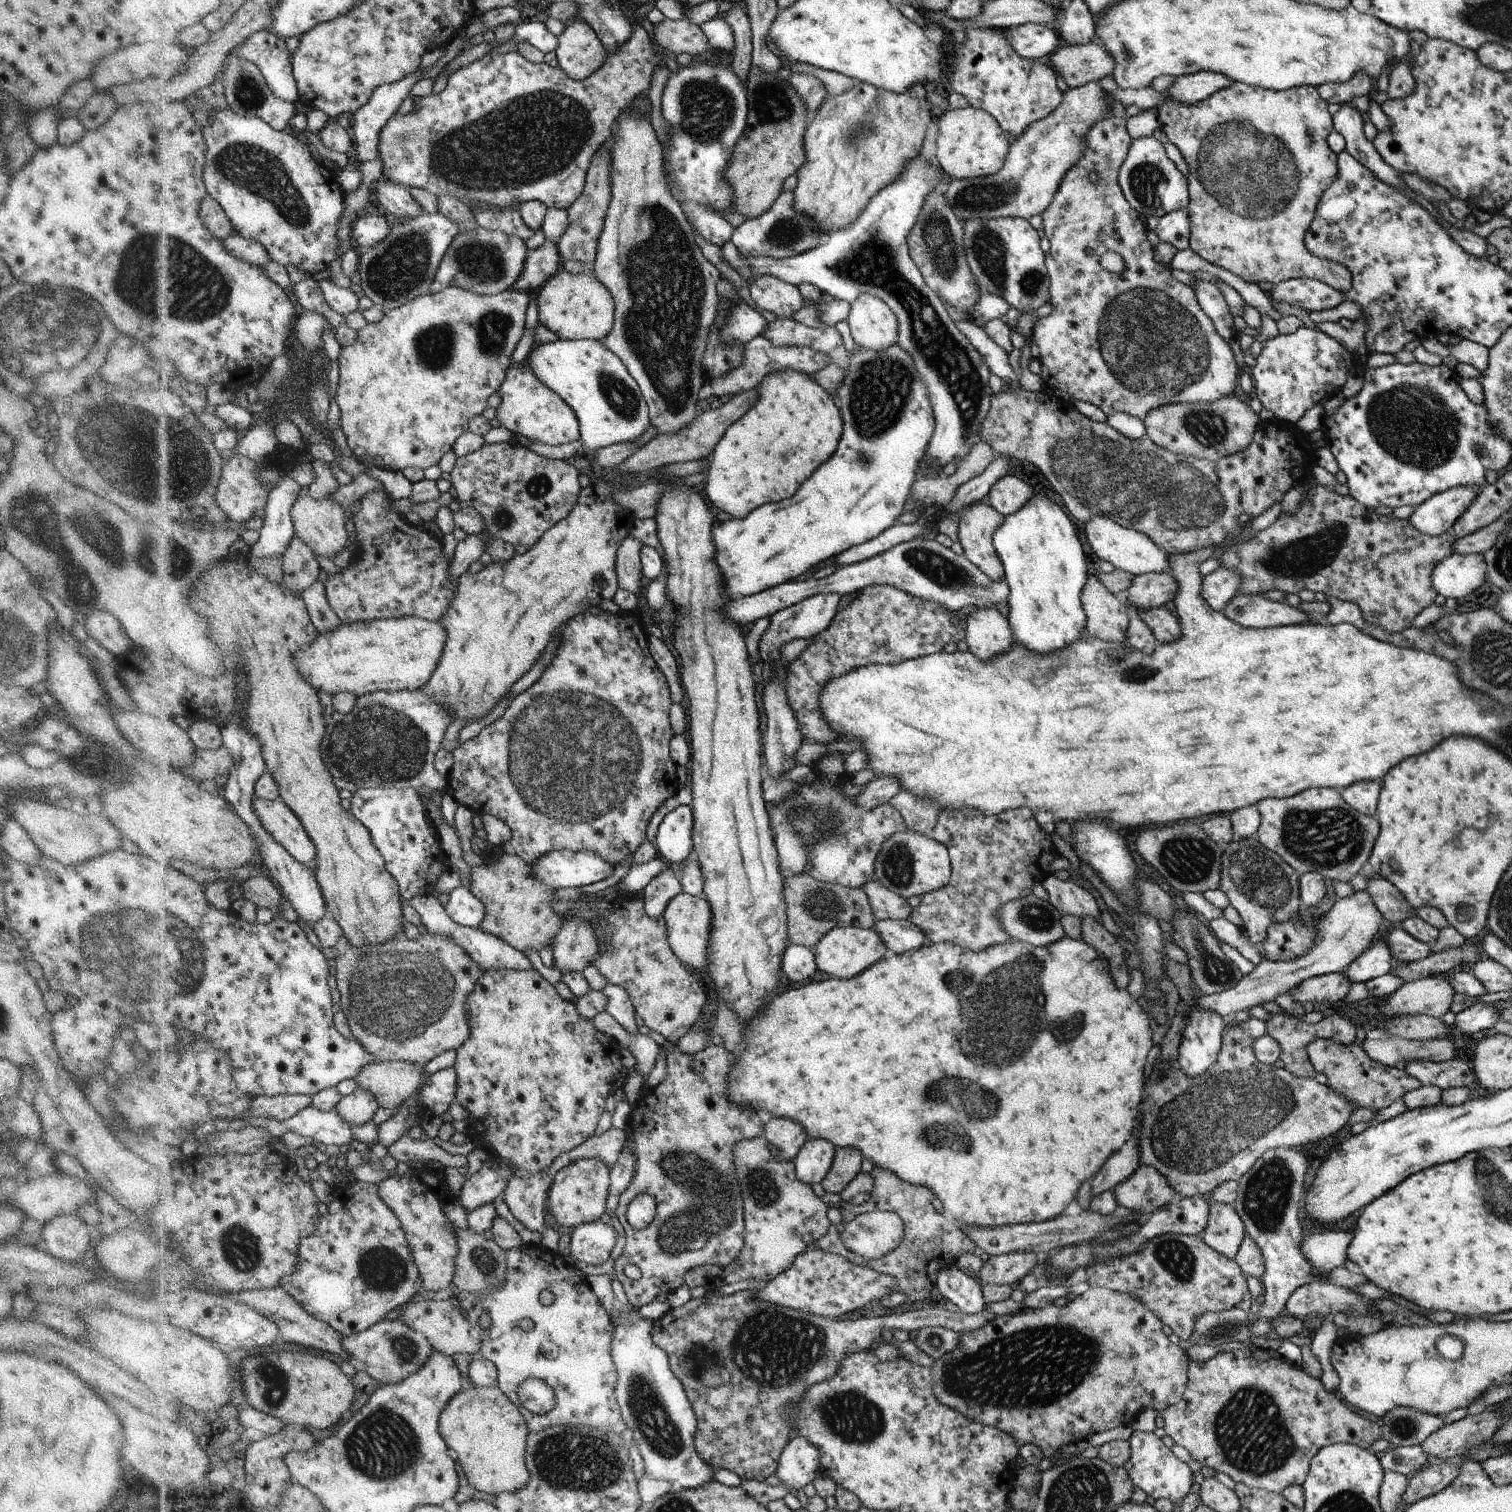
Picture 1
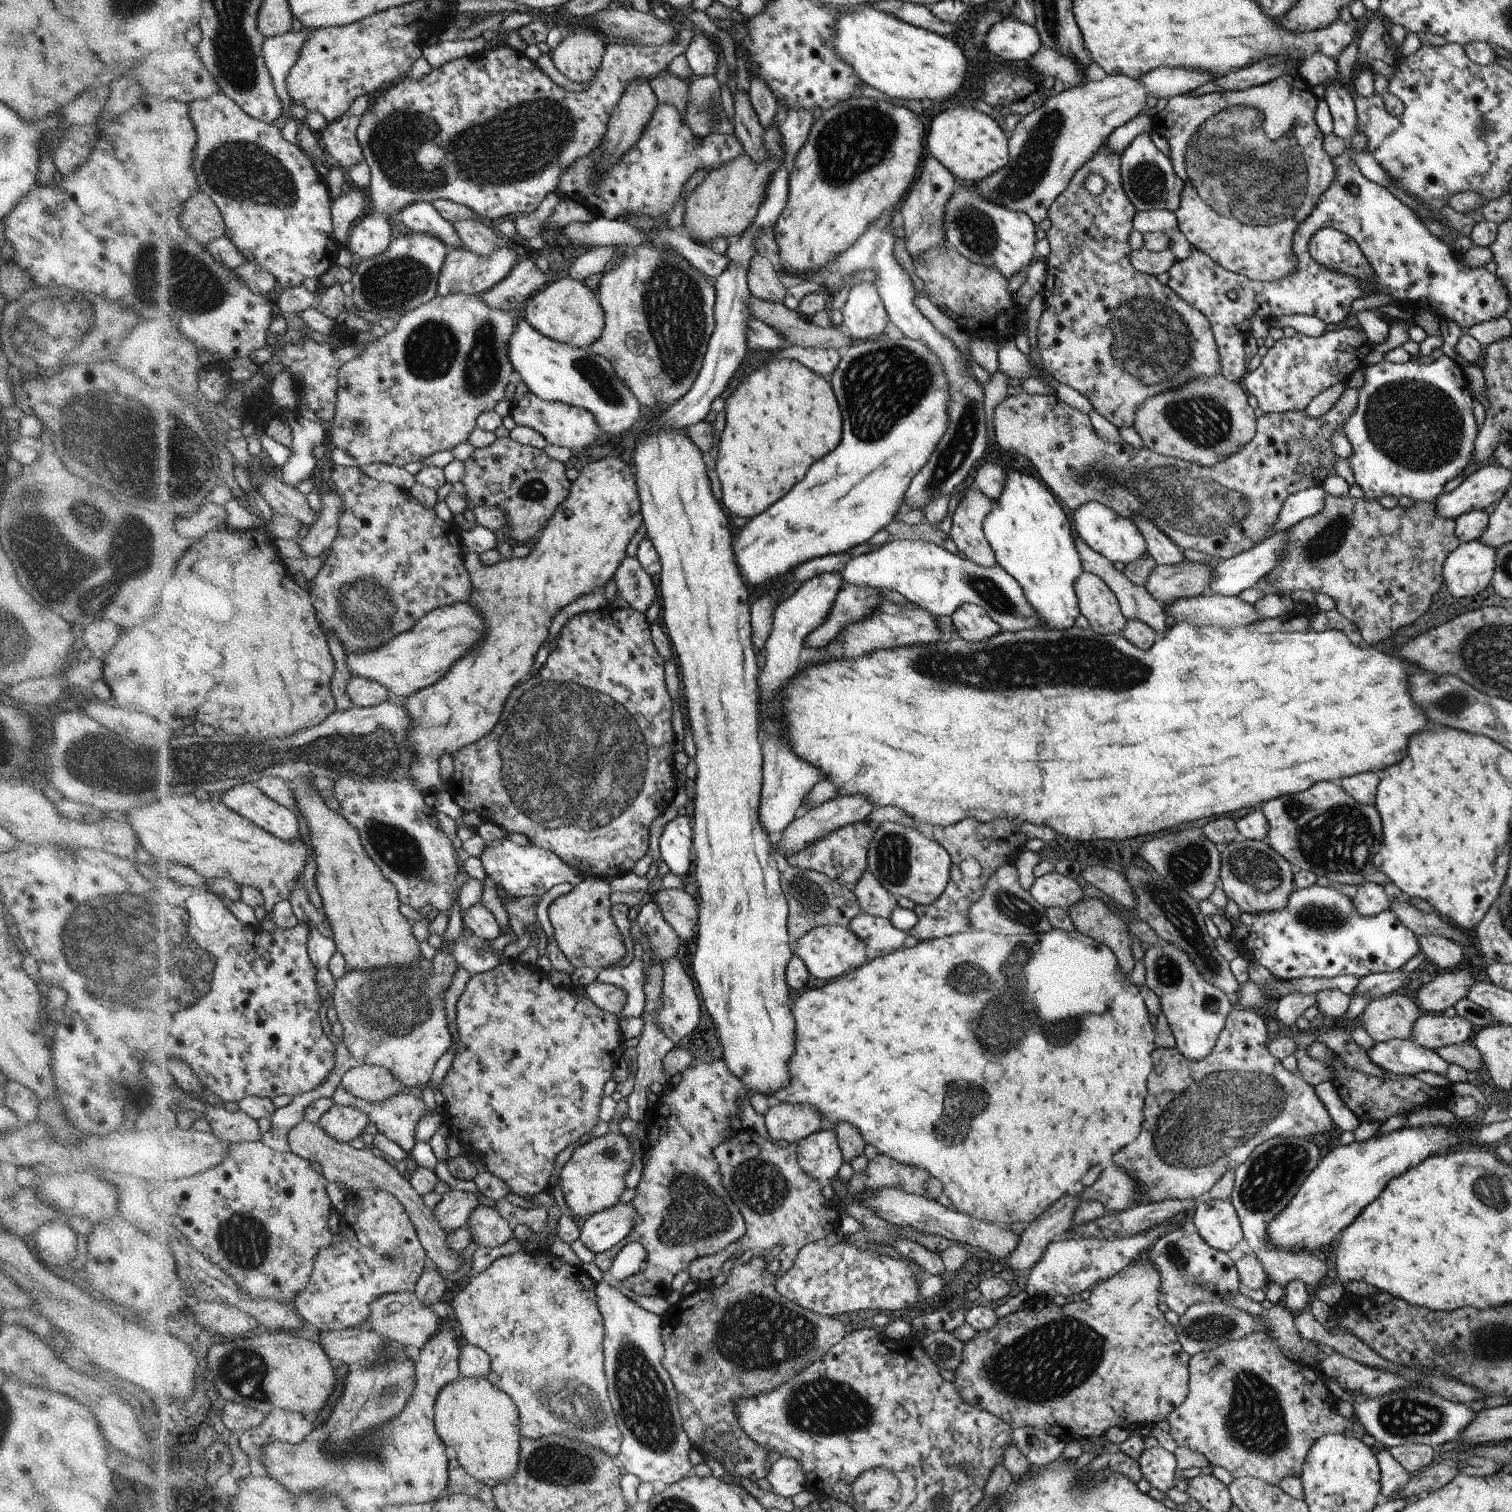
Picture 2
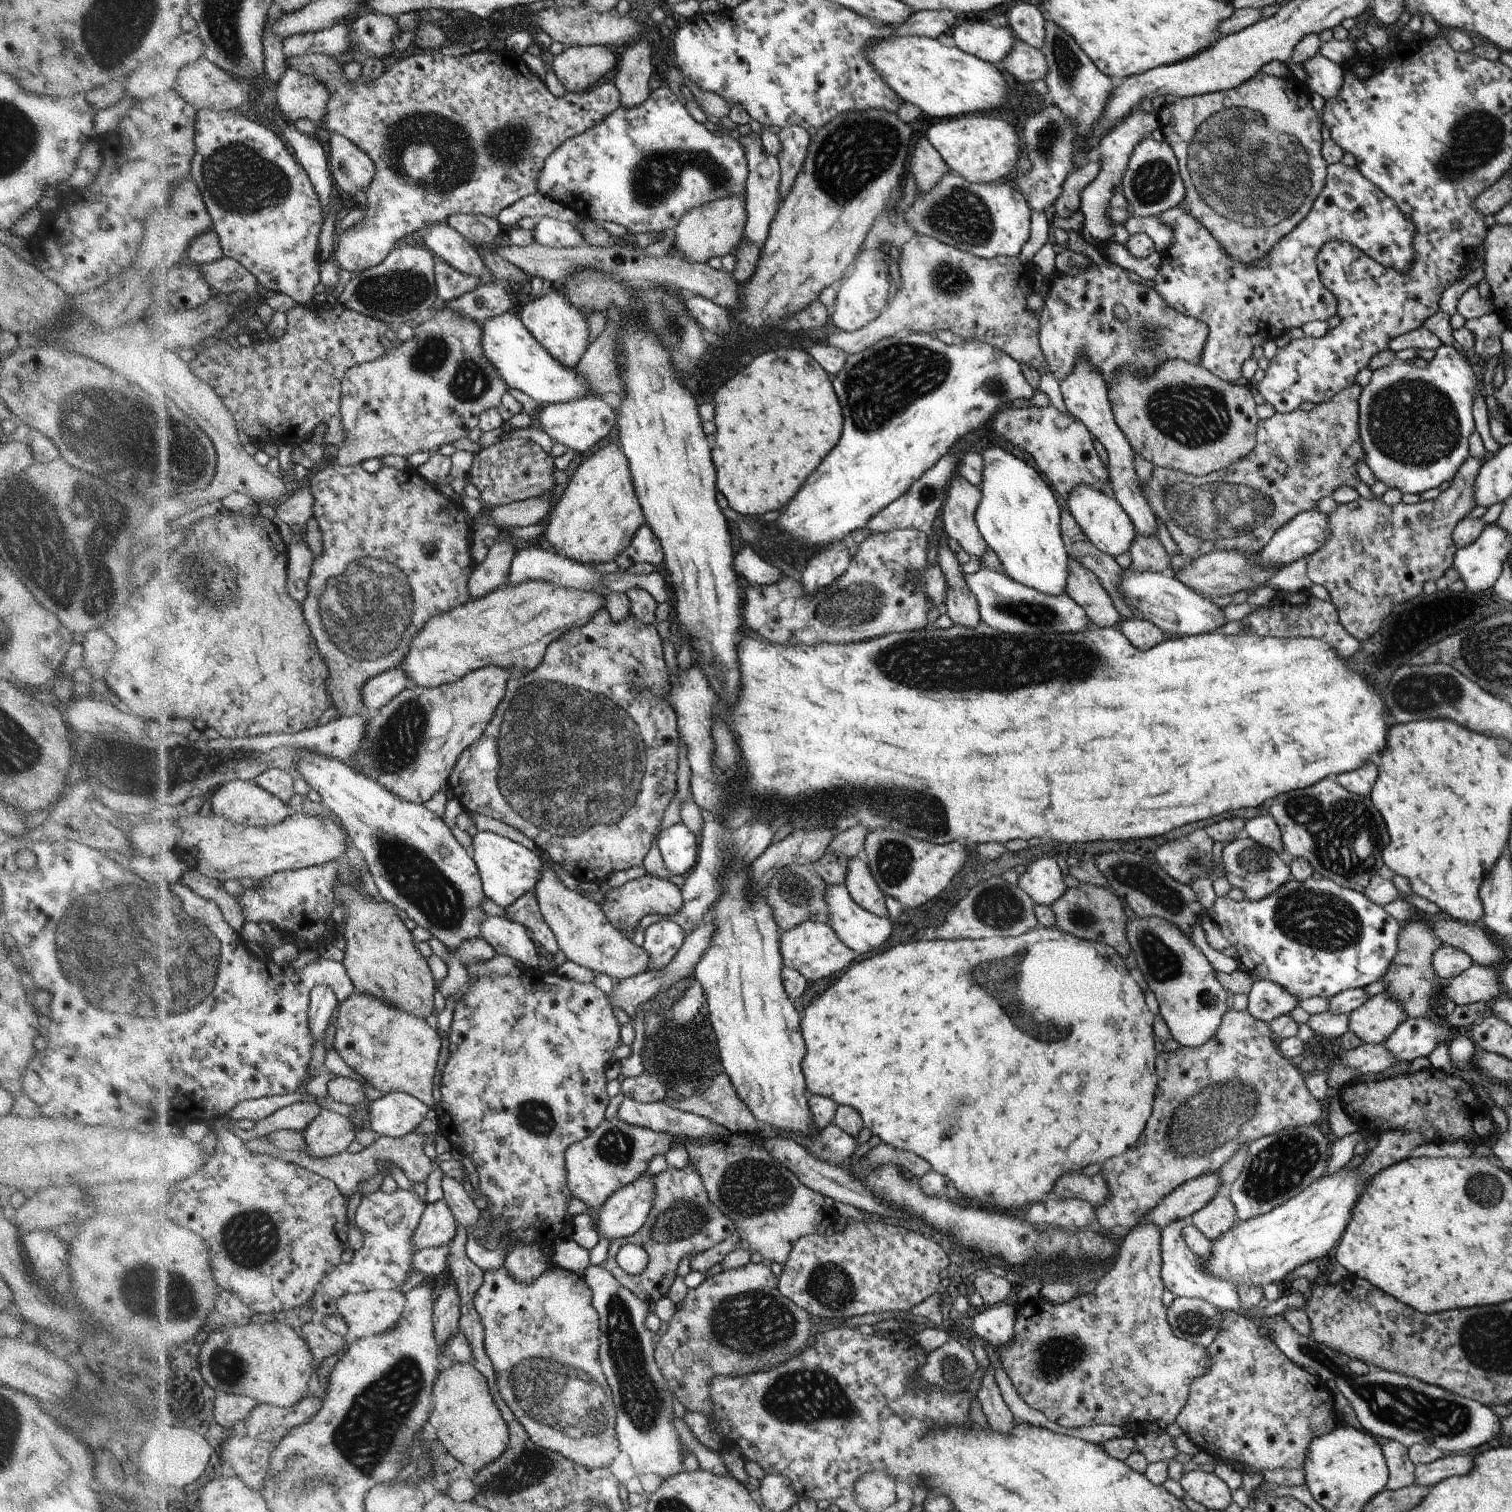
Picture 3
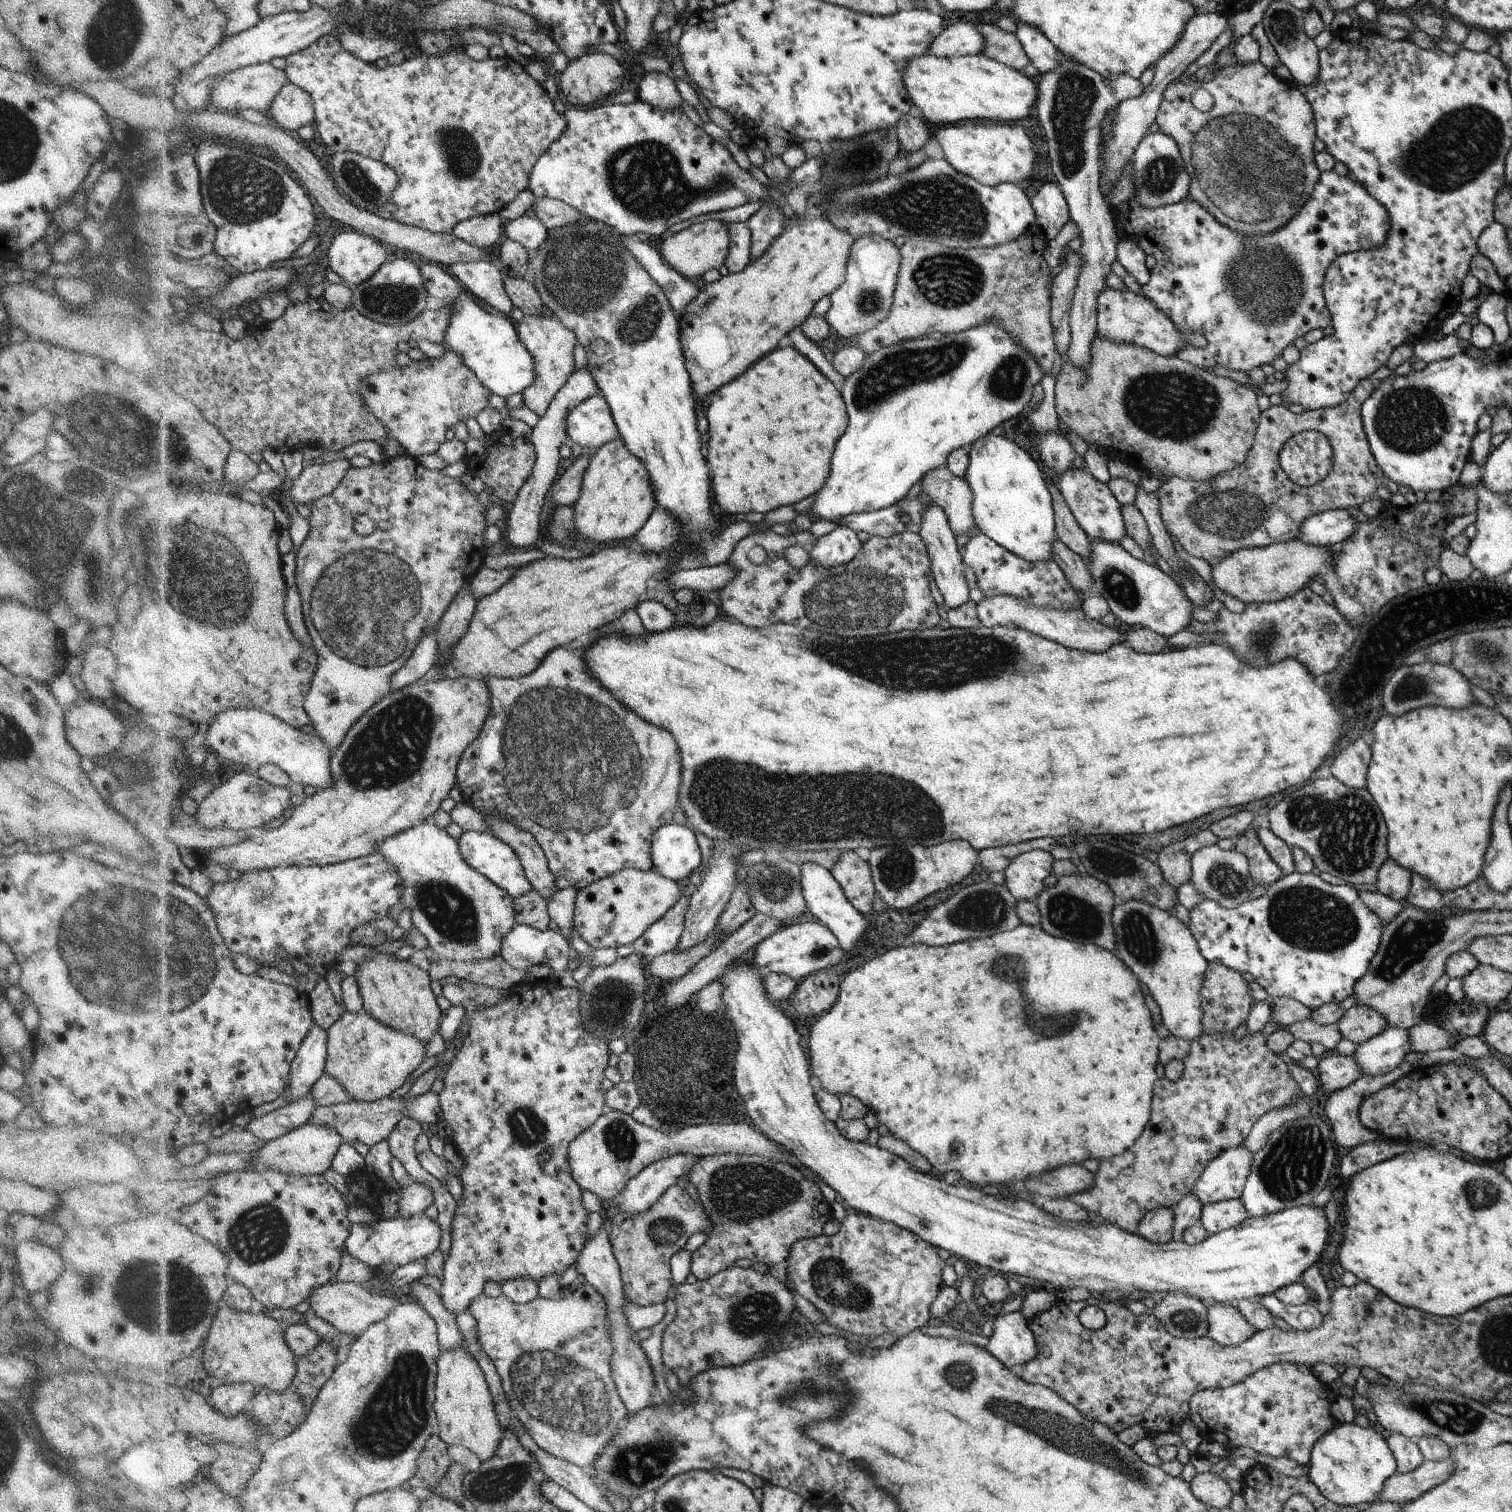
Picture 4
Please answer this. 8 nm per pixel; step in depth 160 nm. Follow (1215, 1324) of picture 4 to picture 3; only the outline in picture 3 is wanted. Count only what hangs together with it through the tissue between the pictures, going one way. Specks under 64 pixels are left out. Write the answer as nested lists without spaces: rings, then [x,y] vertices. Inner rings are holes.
[[[1221,1311],[1220,1324],[1217,1338],[1207,1350],[1211,1356],[1211,1368],[1206,1375],[1194,1380],[1189,1402],[1177,1416],[1178,1426],[1200,1450],[1224,1464],[1231,1464],[1241,1473],[1245,1471],[1244,1464],[1250,1464],[1262,1474],[1265,1470],[1277,1468],[1302,1469],[1310,1442],[1336,1429],[1334,1400],[1327,1383],[1294,1364],[1276,1343],[1261,1335],[1255,1322],[1236,1311]]]

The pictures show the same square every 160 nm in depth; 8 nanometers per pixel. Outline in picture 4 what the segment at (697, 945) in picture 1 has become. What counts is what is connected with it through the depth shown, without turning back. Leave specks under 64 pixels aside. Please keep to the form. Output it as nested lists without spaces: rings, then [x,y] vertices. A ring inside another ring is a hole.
[[[634,868],[624,869],[622,871],[614,872],[613,875],[606,876],[601,880],[586,886],[586,888],[578,889],[575,910],[573,913],[574,929],[582,940],[592,946],[592,948],[616,948],[630,944],[637,940],[640,936],[645,935],[646,930],[657,923],[662,916],[666,915],[666,912],[670,908],[677,904],[681,897],[681,883],[676,883],[666,876],[657,873],[654,869],[648,871],[642,871]]]

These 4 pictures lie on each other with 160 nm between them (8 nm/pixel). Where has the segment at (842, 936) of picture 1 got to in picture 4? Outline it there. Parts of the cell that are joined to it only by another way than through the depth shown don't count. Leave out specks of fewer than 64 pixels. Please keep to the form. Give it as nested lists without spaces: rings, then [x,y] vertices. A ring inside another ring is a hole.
[[[798,922],[786,924],[775,934],[761,940],[751,950],[751,961],[760,970],[783,974],[797,983],[808,975],[818,974],[824,969],[838,965],[843,956],[840,940],[822,922]]]

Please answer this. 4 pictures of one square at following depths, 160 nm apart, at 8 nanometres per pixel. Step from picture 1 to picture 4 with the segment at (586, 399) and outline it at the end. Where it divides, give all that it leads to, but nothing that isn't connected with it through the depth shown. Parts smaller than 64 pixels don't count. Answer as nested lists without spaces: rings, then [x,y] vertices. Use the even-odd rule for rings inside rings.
[[[462,292],[462,295],[453,302],[450,324],[442,343],[445,348],[454,350],[460,356],[460,360],[478,376],[478,380],[492,392],[492,395],[507,400],[513,394],[522,393],[534,386],[536,384],[534,358],[516,334],[512,322],[504,314],[494,316],[484,308],[480,308],[480,304],[476,304],[471,294]]]

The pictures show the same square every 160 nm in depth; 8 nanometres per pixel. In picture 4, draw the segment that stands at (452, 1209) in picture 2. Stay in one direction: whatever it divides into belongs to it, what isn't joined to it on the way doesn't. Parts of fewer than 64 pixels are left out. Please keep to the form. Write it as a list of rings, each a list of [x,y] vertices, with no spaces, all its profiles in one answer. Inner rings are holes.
[[[426,1215],[383,1221],[375,1219],[371,1224],[353,1224],[353,1235],[350,1235],[346,1251],[370,1267],[387,1270],[391,1266],[400,1268],[420,1258],[427,1258],[436,1252],[440,1241],[441,1230],[438,1222]]]

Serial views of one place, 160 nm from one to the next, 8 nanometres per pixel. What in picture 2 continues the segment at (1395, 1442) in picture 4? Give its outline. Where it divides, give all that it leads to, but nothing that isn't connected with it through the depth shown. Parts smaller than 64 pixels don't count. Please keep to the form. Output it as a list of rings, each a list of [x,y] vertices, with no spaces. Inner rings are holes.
[[[1389,1449],[1380,1450],[1377,1459],[1381,1472],[1381,1500],[1388,1500],[1407,1485],[1412,1474],[1390,1454]]]

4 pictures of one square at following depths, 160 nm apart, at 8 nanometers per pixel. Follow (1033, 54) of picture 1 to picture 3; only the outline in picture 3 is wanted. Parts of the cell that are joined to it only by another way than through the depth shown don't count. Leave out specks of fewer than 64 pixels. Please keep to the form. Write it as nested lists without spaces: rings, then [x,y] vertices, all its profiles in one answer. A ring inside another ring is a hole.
[[[964,21],[954,26],[950,34],[962,52],[995,64],[1000,64],[1017,41],[1009,26],[995,28],[986,21]]]

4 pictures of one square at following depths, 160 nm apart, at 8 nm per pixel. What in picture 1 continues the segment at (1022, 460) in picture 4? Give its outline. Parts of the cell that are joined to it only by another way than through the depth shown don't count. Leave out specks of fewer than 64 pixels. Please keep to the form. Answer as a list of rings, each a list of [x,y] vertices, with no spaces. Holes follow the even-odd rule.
[[[1036,491],[1017,511],[1005,516],[993,536],[993,547],[1001,557],[1005,569],[1004,578],[1010,589],[1006,618],[1014,627],[1015,640],[1040,654],[1068,647],[1070,643],[1078,640],[1088,623],[1081,601],[1084,586],[1089,578],[1086,570],[1088,566],[1080,540],[1076,536],[1076,528],[1072,520],[1064,514],[1064,510],[1045,493]]]

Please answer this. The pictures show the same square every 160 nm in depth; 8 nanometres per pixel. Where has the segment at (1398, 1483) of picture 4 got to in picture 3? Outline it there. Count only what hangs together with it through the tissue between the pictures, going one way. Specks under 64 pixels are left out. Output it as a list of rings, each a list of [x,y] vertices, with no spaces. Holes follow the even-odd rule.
[[[1446,1454],[1431,1463],[1418,1463],[1415,1466],[1415,1484],[1419,1487],[1433,1487],[1447,1478],[1465,1475],[1473,1466],[1474,1458],[1471,1456]]]

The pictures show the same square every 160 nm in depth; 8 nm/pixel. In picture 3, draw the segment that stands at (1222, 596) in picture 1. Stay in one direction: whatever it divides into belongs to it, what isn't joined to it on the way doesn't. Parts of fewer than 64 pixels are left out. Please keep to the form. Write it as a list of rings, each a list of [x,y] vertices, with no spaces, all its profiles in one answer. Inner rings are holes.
[[[1316,508],[1301,512],[1278,530],[1271,542],[1259,552],[1261,565],[1280,565],[1298,561],[1315,553],[1329,539],[1329,516]]]

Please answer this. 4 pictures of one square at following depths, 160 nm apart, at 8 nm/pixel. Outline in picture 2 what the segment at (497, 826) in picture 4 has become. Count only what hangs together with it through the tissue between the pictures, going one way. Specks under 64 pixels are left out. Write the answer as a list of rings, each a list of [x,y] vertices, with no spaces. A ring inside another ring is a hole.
[[[587,876],[573,890],[554,900],[548,906],[548,918],[554,928],[554,938],[562,954],[575,968],[582,966],[604,969],[618,964],[626,956],[623,936],[610,915],[610,878]]]

